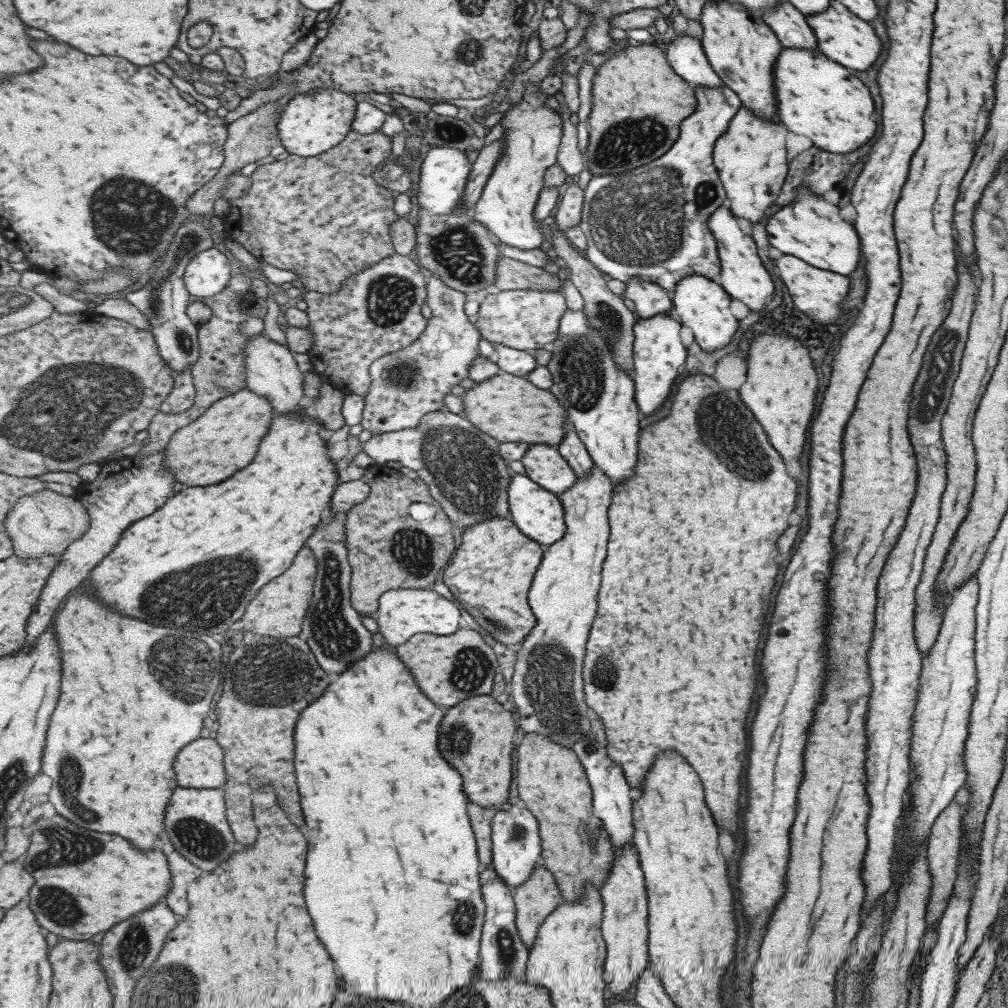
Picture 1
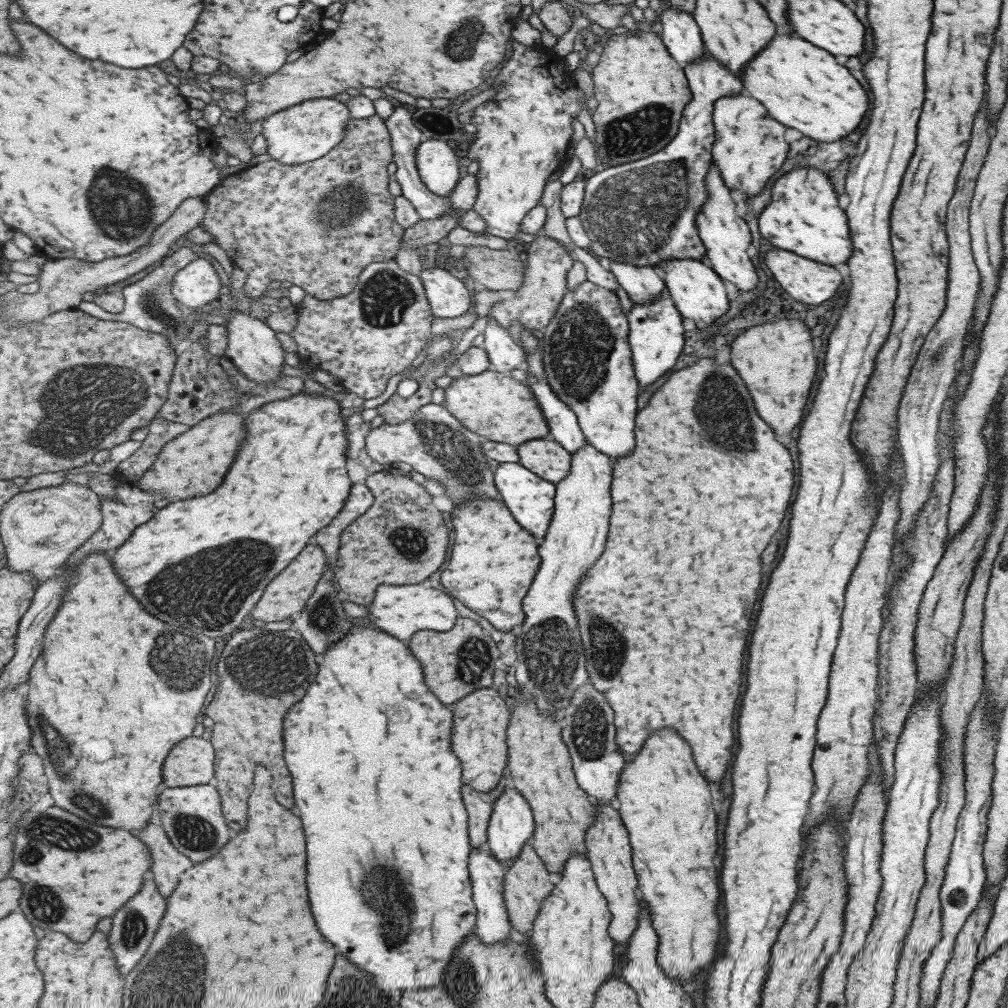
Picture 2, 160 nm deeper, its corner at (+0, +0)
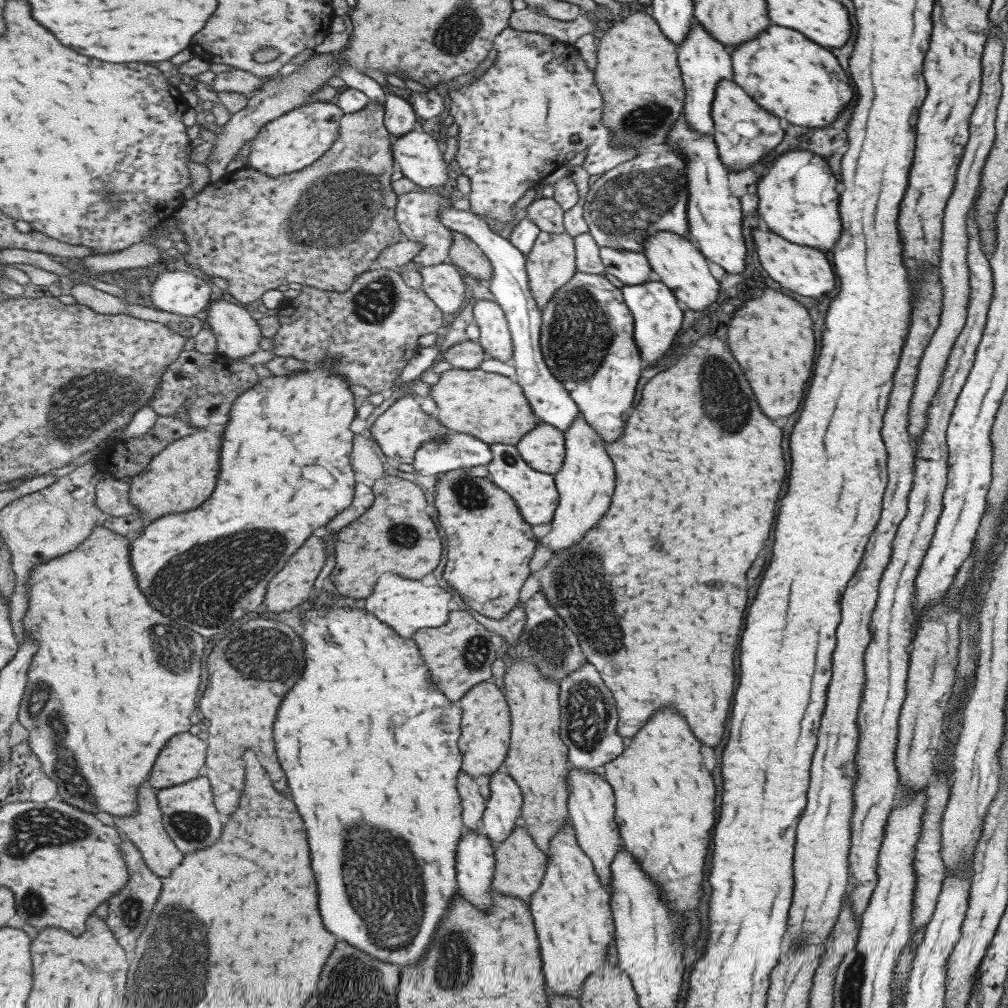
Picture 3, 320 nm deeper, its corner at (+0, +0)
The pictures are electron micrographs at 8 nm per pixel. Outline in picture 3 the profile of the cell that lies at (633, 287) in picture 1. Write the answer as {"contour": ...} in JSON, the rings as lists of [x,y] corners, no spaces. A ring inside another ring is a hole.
{"contour":[[[611,247],[598,249],[604,273],[615,276],[623,285],[641,284],[649,281],[650,267],[643,254],[623,252]]]}

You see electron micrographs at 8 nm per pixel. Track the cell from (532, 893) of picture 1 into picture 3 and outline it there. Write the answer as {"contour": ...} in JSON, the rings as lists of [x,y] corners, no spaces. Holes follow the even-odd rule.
{"contour":[[[520,821],[517,822],[513,832],[507,840],[494,845],[495,851],[495,874],[493,890],[505,896],[517,897],[529,904],[530,896],[538,890],[541,877],[544,873],[546,855],[534,843],[534,839]]]}

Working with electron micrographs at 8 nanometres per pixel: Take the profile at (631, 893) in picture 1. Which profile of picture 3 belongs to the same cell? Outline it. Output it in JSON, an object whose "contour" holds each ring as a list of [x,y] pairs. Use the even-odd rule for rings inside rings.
{"contour":[[[569,766],[566,787],[567,813],[569,822],[574,826],[576,843],[592,862],[600,885],[610,896],[610,864],[621,847],[619,831],[614,821],[614,794],[611,785],[603,779],[600,771],[579,771]]]}

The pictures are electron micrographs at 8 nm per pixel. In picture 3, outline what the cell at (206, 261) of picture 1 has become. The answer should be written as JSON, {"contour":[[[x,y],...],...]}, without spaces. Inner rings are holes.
{"contour":[[[167,271],[152,279],[150,298],[155,309],[180,316],[197,316],[211,304],[211,286],[185,271]]]}

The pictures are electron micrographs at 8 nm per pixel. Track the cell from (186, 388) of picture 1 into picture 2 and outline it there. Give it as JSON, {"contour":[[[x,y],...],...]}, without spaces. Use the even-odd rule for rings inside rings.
{"contour":[[[194,342],[178,356],[169,391],[160,416],[193,427],[222,410],[253,413],[265,403],[305,391],[305,382],[301,377],[283,377],[265,386],[244,375],[226,355],[210,354],[201,343]]]}

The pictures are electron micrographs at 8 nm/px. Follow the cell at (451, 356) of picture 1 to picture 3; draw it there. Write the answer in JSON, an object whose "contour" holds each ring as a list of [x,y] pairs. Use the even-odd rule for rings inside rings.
{"contour":[[[448,260],[436,266],[423,267],[419,271],[424,280],[422,289],[445,314],[456,315],[467,300],[467,286],[459,267]]]}

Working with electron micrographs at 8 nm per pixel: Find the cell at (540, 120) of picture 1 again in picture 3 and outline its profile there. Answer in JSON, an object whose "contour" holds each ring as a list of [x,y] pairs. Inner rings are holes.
{"contour":[[[506,28],[496,36],[493,58],[494,63],[479,78],[448,92],[451,100],[449,114],[459,128],[457,139],[460,147],[456,161],[472,184],[469,200],[473,213],[483,215],[495,226],[511,221],[517,212],[513,204],[528,188],[536,186],[542,178],[557,170],[565,162],[567,154],[585,150],[582,167],[589,176],[602,175],[615,168],[616,164],[638,155],[631,147],[612,145],[612,134],[601,122],[602,98],[593,71],[585,67],[573,45],[559,42],[548,34]],[[573,134],[579,136],[577,143],[569,141]]]}

